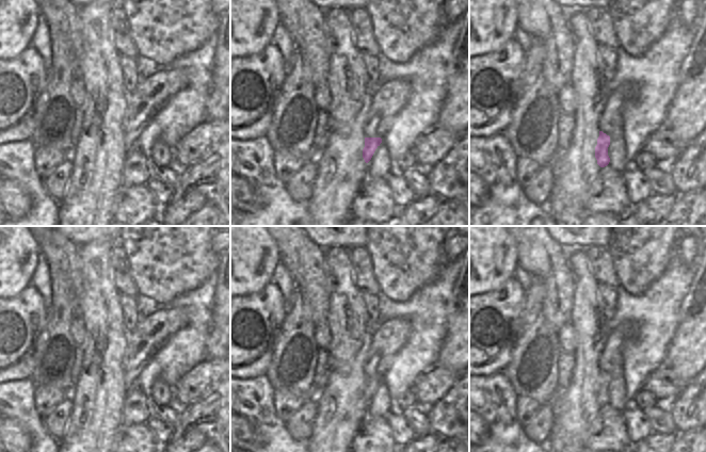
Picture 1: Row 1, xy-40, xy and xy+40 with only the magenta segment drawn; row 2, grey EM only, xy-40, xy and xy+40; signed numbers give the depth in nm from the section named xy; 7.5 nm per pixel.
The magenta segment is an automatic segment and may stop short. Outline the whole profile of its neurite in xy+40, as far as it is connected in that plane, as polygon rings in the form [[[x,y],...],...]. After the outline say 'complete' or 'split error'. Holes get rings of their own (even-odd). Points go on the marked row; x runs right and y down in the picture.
[[[626,82],[610,91],[606,107],[599,117],[599,136],[595,147],[595,158],[600,167],[609,164],[608,147],[612,132],[623,128],[623,109],[625,104],[638,96],[638,87],[632,82]]]; split error

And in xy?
[[[389,80],[371,91],[371,104],[363,124],[365,134],[363,158],[366,163],[371,160],[411,94],[412,85],[406,80]]]; split error

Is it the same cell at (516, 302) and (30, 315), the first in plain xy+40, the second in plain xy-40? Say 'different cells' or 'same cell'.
same cell

